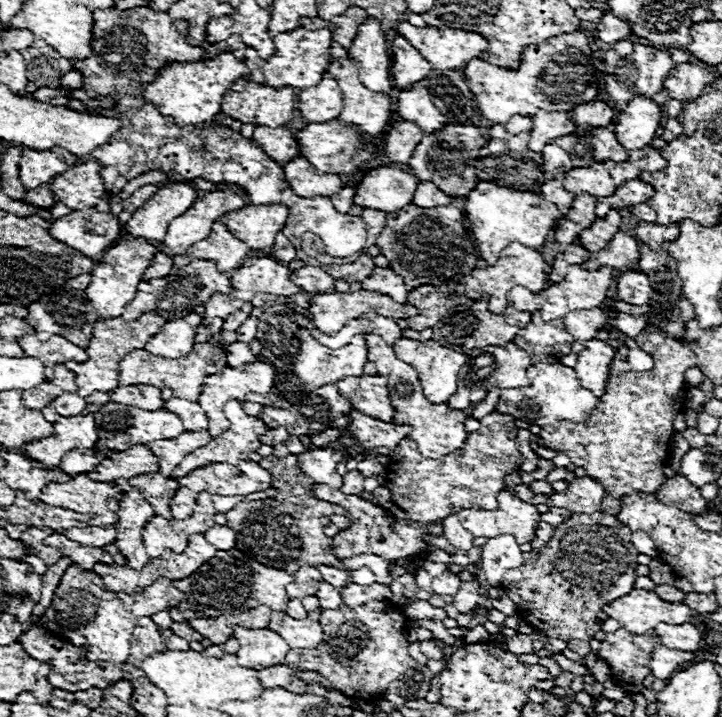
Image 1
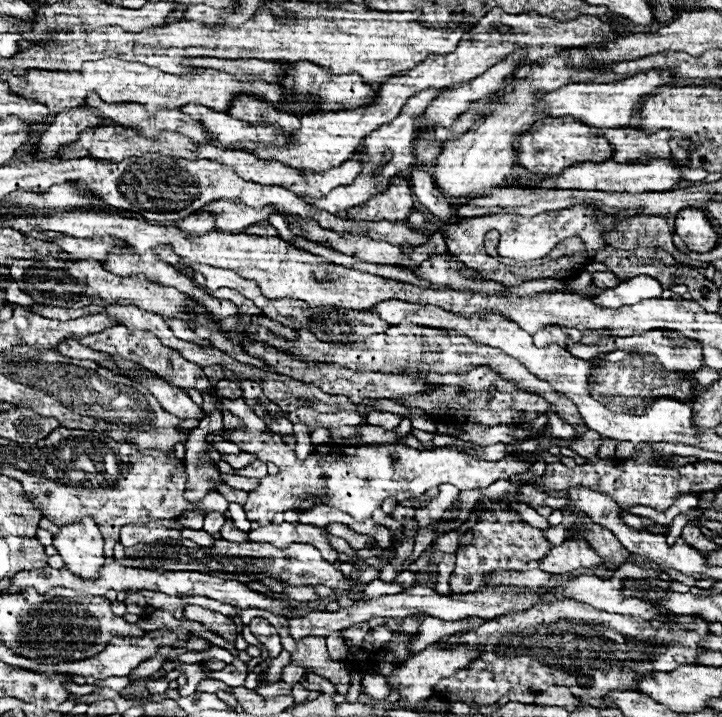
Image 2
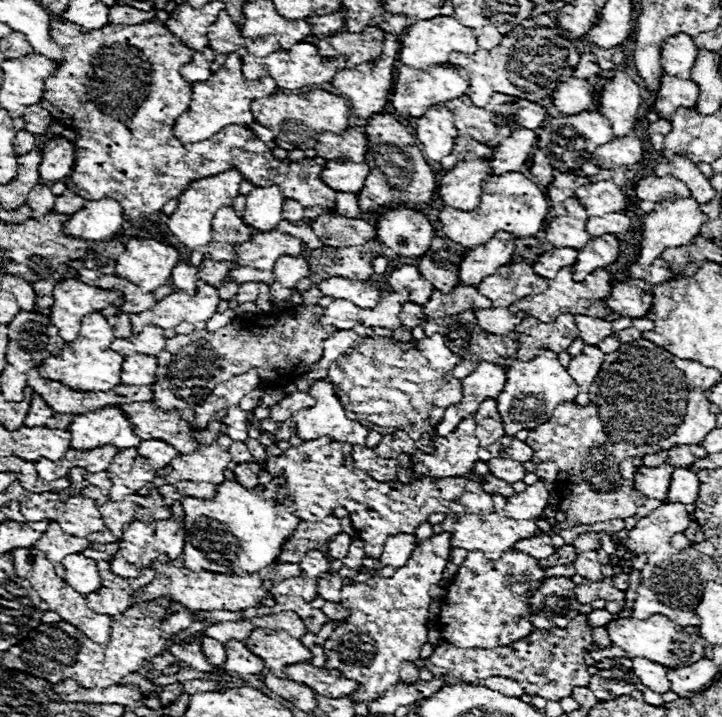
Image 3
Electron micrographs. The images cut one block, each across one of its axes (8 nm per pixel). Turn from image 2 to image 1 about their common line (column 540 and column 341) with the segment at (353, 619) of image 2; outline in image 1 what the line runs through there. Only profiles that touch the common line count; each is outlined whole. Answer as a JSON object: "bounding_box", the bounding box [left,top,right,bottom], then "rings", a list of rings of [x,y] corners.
{"bounding_box":[316,582,342,610],"rings":[[[320,582],[318,586],[318,592],[316,592],[318,600],[320,600],[320,608],[324,610],[334,610],[342,604],[342,594],[338,588],[334,588],[332,584],[328,582]]]}

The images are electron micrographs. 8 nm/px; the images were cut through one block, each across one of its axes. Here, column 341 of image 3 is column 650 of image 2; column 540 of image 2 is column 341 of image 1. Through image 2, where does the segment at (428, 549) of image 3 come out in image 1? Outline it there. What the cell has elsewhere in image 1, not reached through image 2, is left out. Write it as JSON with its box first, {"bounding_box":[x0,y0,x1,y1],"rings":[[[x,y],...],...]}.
{"bounding_box":[286,604,416,698],"rings":[[[342,604],[342,608],[336,608],[334,612],[322,610],[318,622],[324,628],[324,636],[326,636],[324,642],[312,650],[290,650],[286,656],[286,662],[298,666],[300,670],[310,670],[310,672],[318,672],[318,674],[326,676],[334,688],[342,690],[350,698],[360,698],[362,694],[366,694],[368,698],[380,698],[392,680],[396,680],[406,668],[416,666],[414,658],[410,658],[410,654],[408,654],[410,642],[406,640],[406,634],[404,634],[408,620],[400,610],[376,612],[368,606],[346,608],[346,604]]]}

